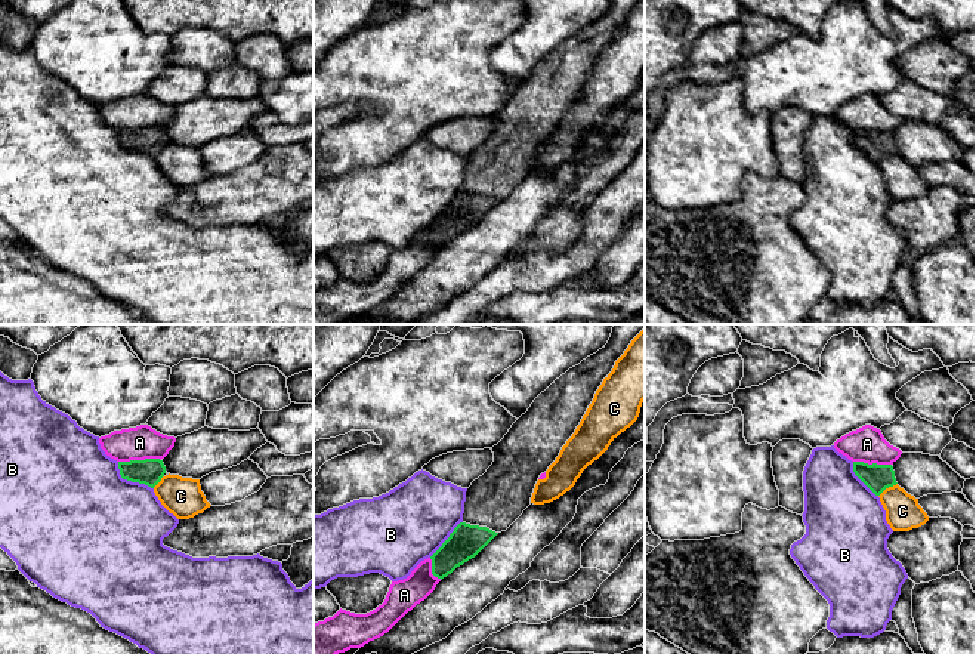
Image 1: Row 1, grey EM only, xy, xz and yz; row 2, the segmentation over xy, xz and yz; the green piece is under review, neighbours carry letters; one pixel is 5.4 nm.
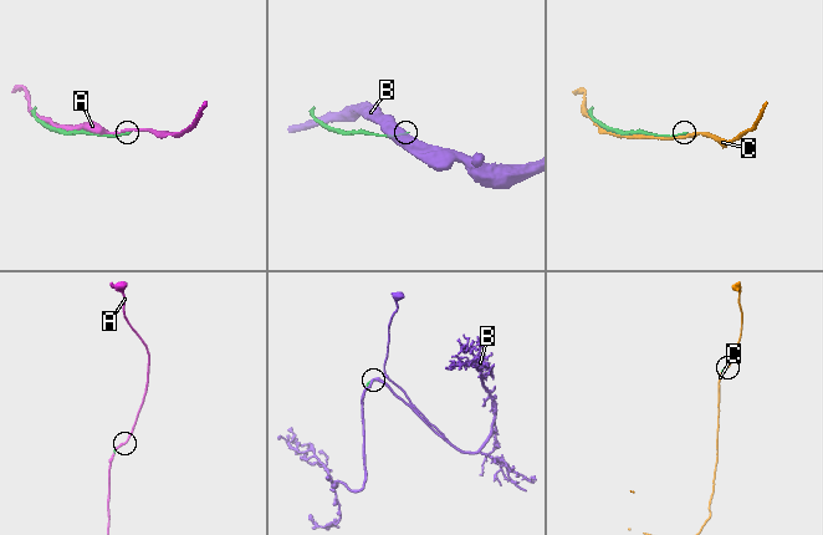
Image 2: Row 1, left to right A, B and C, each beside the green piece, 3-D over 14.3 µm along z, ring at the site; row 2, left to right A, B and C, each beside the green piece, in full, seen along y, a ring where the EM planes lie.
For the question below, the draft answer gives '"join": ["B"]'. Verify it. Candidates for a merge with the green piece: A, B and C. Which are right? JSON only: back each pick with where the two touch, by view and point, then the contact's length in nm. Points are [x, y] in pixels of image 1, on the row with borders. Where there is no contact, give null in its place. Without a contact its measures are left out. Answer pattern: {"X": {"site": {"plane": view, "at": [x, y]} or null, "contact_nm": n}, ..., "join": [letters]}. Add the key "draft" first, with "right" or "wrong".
{"draft": "wrong", "join": []}

